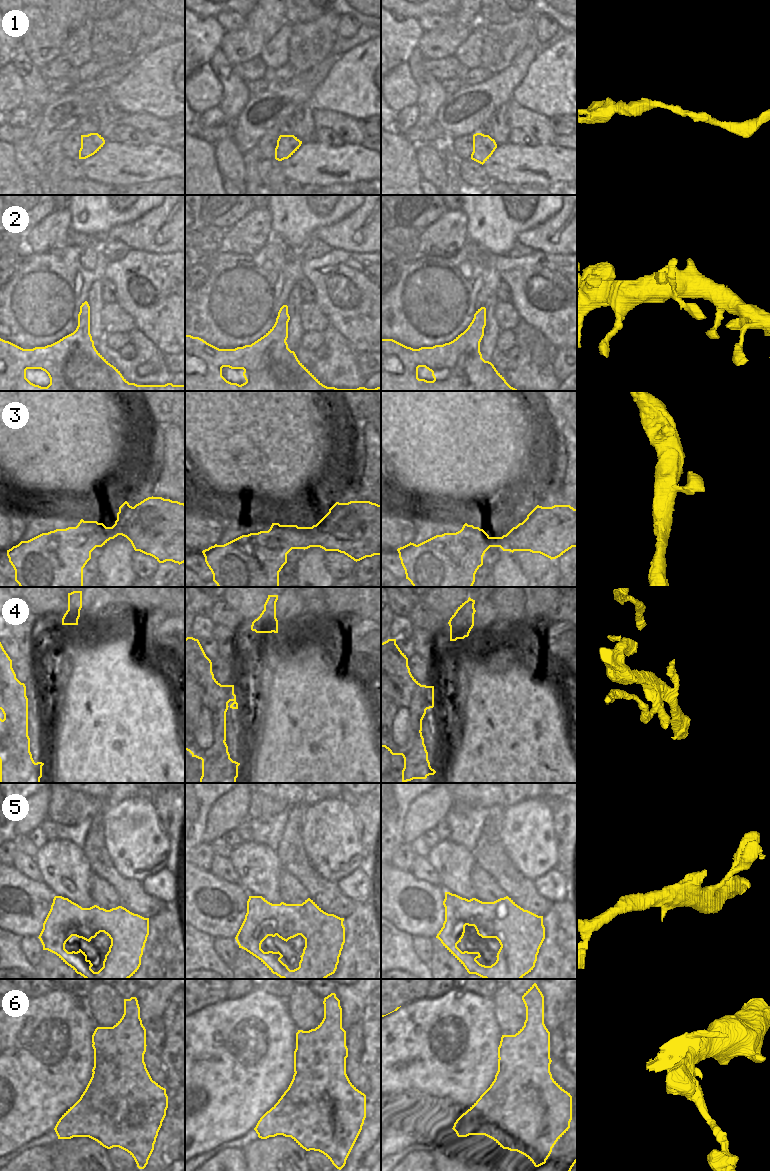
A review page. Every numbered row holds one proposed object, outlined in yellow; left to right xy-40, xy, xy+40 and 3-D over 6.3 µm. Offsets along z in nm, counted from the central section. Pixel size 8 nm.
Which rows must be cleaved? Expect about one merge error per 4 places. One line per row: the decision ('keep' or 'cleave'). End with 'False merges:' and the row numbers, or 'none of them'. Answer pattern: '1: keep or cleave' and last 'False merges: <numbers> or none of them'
1: keep
2: keep
3: keep
4: cleave
5: keep
6: cleave
False merges: 4, 6

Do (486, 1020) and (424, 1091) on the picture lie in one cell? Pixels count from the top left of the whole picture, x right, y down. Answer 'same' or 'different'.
same

